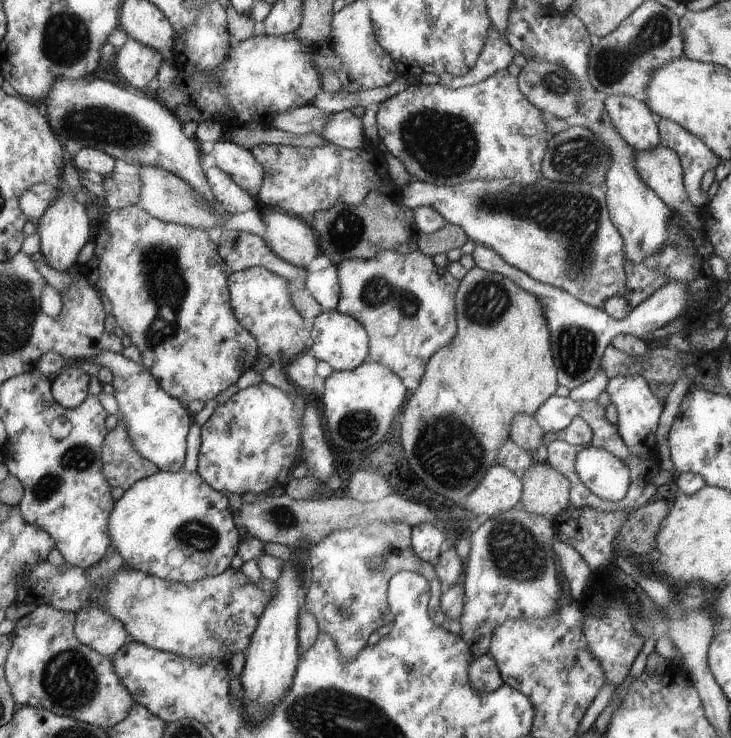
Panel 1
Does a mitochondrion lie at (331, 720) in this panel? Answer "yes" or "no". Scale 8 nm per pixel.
yes

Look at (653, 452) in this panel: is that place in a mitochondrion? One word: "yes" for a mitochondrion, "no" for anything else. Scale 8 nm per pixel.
no

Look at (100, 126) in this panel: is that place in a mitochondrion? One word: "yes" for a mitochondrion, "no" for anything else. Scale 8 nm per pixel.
yes

